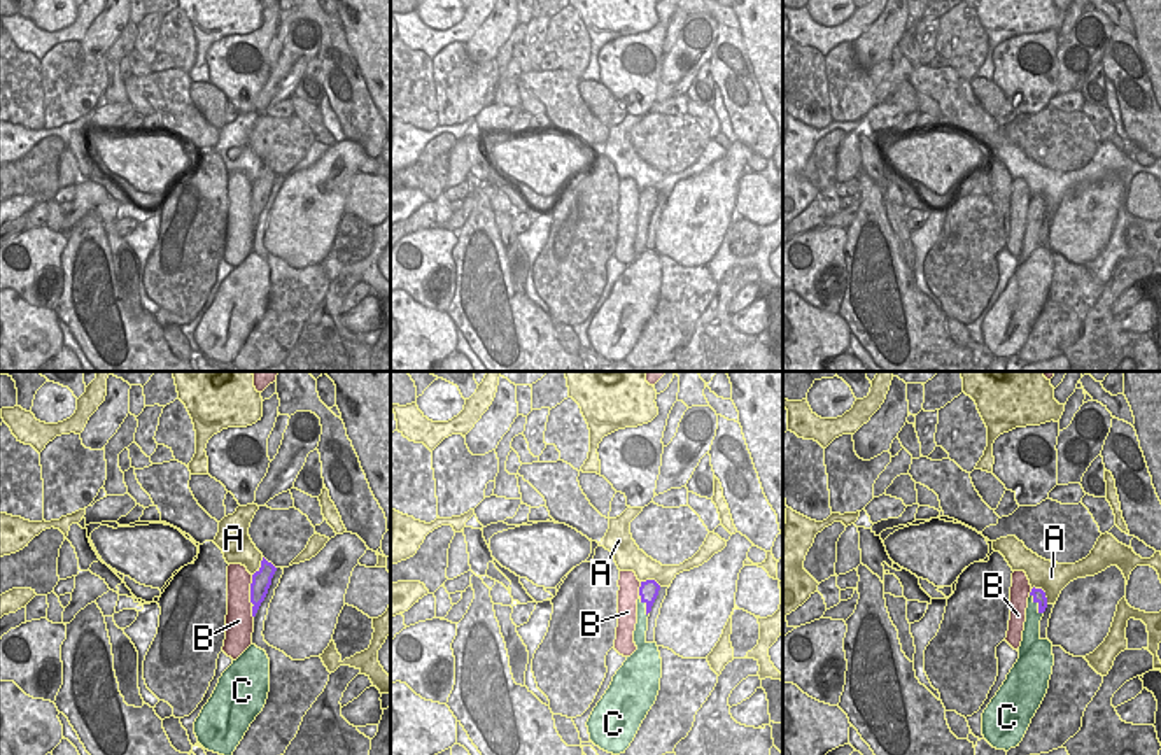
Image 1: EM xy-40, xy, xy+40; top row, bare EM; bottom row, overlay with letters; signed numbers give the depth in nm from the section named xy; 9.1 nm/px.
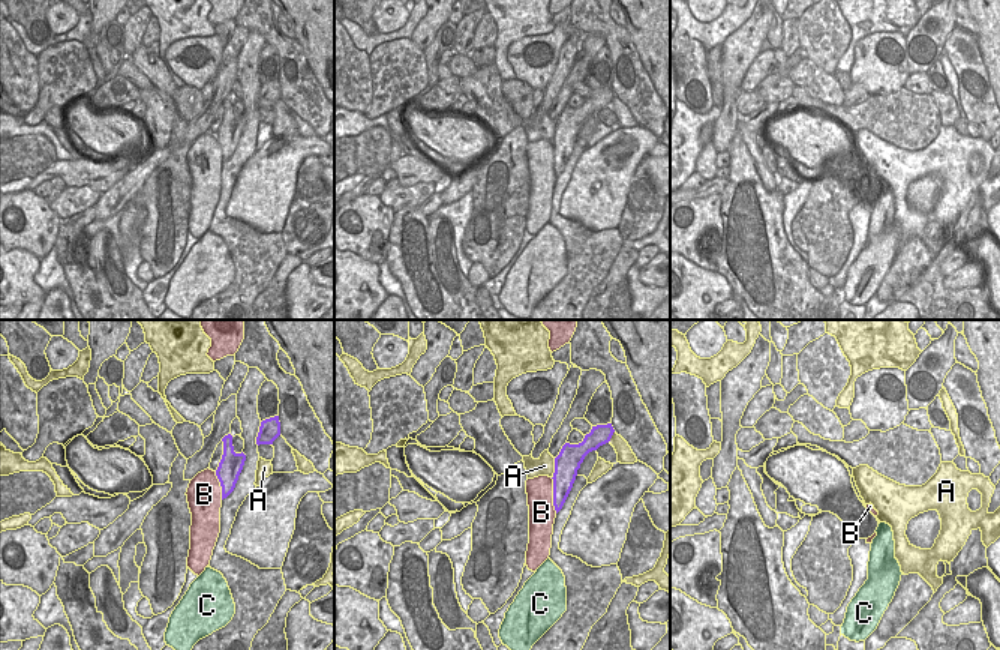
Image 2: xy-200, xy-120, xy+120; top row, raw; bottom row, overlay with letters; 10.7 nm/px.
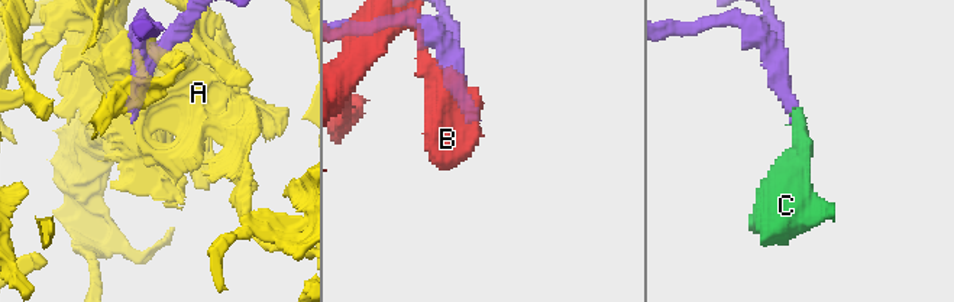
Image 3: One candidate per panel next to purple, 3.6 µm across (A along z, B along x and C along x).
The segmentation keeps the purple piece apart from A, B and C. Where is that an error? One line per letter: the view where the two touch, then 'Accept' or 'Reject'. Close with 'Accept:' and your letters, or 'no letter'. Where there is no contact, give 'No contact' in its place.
A: Touches purple in xy+40. Reject
B: Touches purple in xy-40. Reject
C: Touches purple in xy+40. Reject
Accept: no letter.

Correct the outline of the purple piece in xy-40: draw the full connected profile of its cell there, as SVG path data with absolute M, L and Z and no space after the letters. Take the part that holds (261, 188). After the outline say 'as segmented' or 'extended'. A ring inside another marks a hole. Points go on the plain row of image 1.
M263 165L261 175L252 182L250 191L250 210L254 212L252 224L256 224L261 210L264 208L275 179L277 175Z; as segmented

